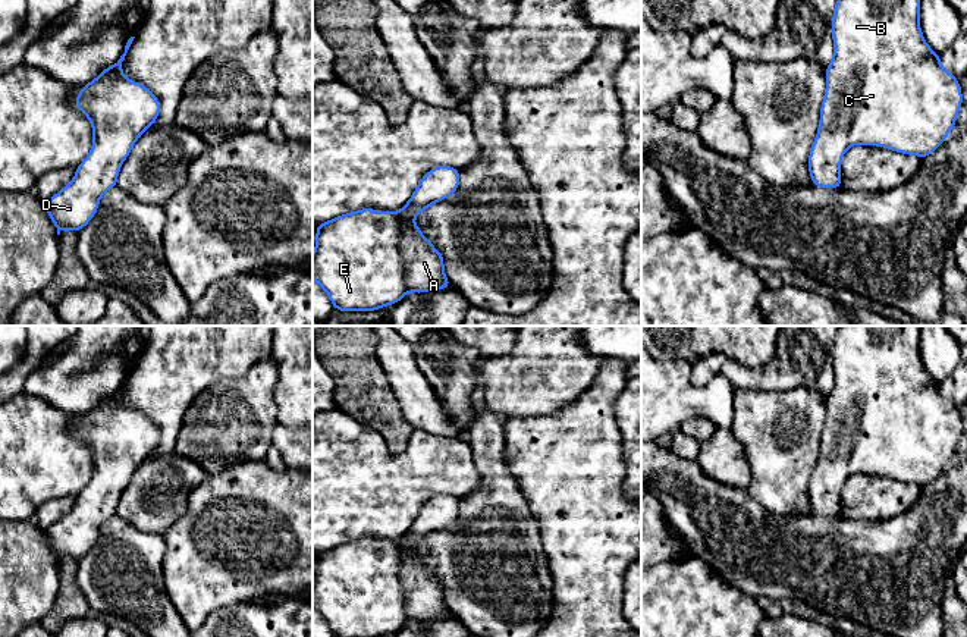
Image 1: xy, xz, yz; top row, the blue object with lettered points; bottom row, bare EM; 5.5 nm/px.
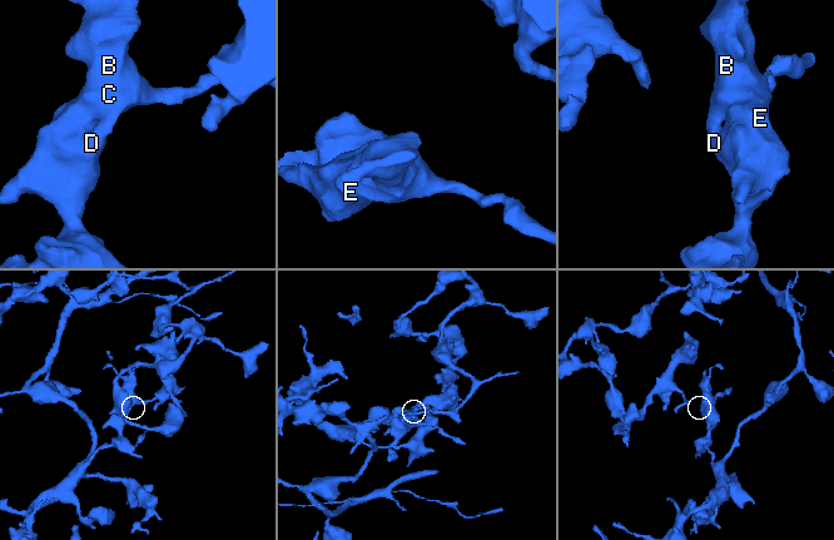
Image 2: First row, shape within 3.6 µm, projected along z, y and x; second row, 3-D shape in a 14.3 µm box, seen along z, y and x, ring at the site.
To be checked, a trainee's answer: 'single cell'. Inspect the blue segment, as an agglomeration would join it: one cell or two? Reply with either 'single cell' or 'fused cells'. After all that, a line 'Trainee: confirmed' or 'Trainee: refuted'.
single cell
Trainee: confirmed

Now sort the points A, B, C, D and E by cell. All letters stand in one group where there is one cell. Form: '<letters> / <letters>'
A B C D E

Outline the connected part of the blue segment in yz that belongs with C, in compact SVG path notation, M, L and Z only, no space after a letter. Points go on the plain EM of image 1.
M838 326L832 346L833 386L816 468L809 483L813 514L842 517L841 487L857 473L879 474L920 487L957 455L963 423L920 360L920 326Z

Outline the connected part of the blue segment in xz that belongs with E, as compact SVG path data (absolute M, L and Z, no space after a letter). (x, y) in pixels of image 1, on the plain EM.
M437 495L427 500L409 530L396 542L361 537L317 553L313 608L335 637L382 637L401 630L406 621L452 616L445 605L443 584L421 562L414 546L450 525L459 515L459 498Z

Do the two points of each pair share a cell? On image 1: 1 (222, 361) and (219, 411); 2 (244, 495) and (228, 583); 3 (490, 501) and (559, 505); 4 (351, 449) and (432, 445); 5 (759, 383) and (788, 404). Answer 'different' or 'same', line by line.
1: different
2: same
3: different
4: same
5: different

